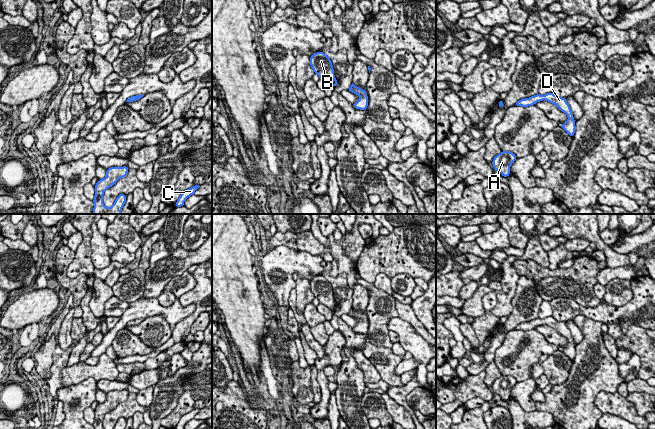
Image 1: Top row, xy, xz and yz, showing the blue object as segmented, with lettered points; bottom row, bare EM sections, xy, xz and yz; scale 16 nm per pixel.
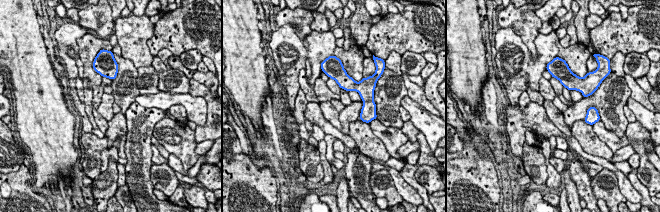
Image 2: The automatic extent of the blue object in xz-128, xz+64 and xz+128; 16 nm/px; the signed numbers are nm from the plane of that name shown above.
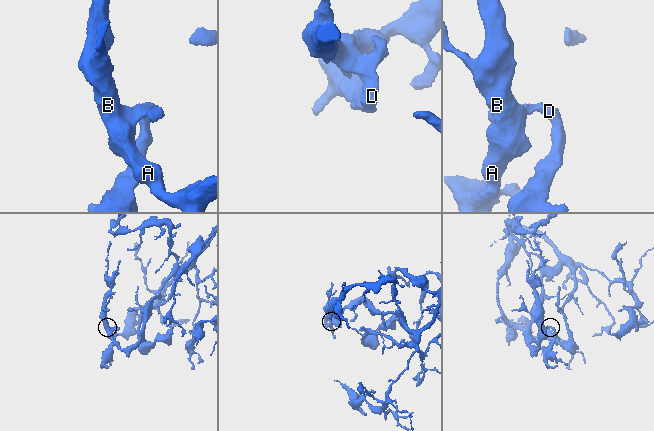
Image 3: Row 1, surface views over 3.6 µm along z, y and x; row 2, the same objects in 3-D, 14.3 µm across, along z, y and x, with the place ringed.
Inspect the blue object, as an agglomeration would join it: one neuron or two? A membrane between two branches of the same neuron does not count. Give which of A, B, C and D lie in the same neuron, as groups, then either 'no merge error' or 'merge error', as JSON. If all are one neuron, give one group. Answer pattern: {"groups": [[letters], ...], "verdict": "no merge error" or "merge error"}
{"groups": [["A", "B", "C", "D"]], "verdict": "no merge error"}

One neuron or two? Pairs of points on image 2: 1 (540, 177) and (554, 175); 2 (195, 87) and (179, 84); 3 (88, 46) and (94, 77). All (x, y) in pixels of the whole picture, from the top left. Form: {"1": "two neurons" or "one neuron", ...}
{"1": "two neurons", "2": "two neurons", "3": "one neuron"}

